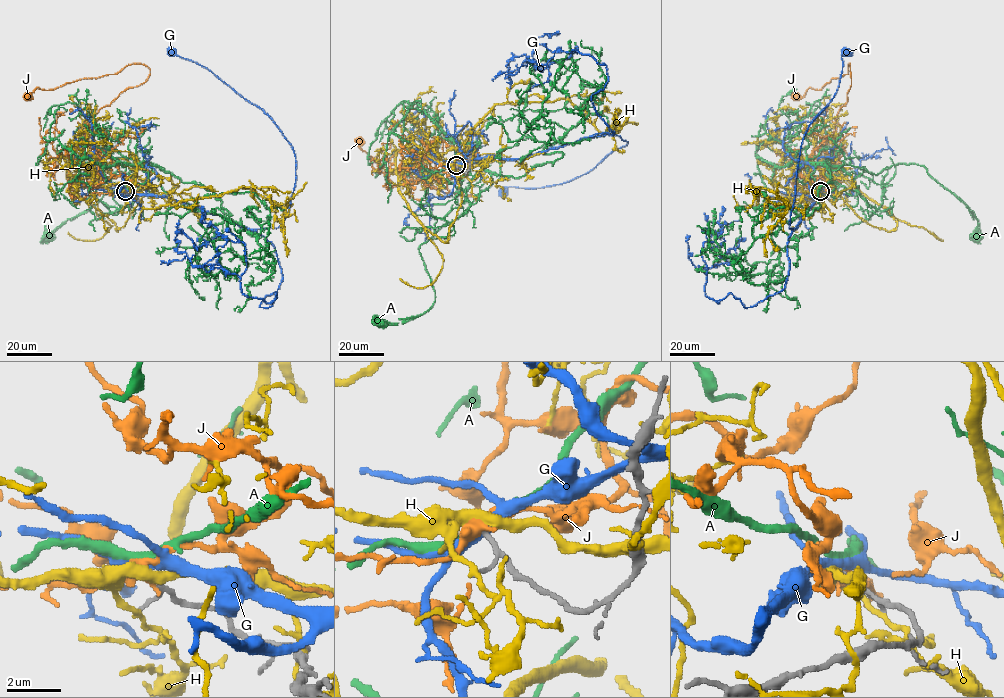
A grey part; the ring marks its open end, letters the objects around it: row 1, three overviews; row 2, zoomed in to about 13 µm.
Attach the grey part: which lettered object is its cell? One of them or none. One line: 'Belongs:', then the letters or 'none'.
Belongs: A

